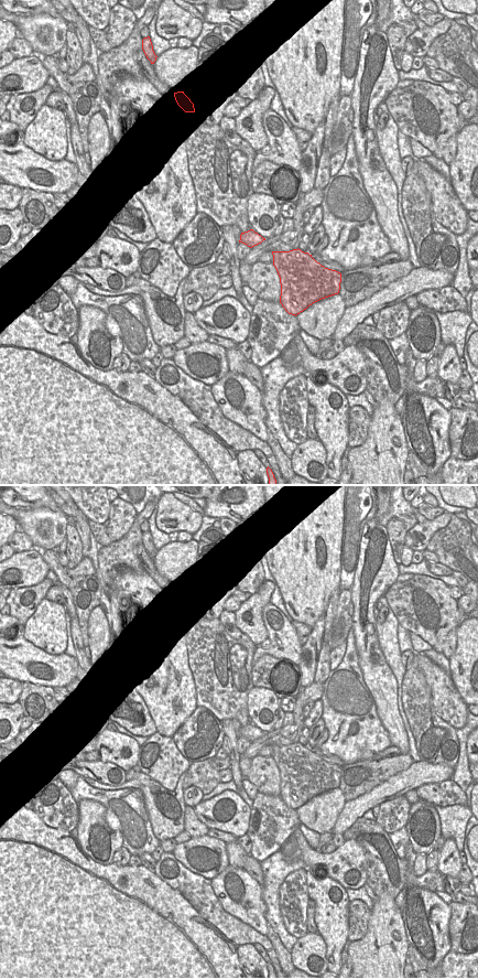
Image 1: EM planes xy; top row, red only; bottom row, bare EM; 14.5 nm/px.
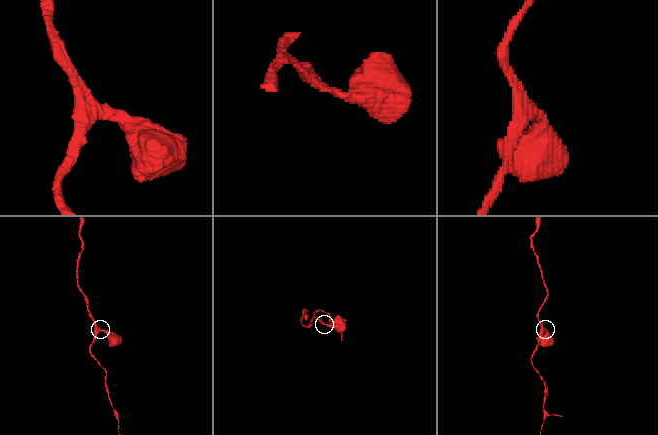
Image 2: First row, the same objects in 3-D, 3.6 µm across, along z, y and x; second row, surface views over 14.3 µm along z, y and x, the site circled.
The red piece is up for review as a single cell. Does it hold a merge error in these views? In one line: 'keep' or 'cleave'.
keep

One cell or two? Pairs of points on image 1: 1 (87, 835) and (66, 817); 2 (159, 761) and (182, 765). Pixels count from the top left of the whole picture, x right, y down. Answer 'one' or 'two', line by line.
1: two
2: one

